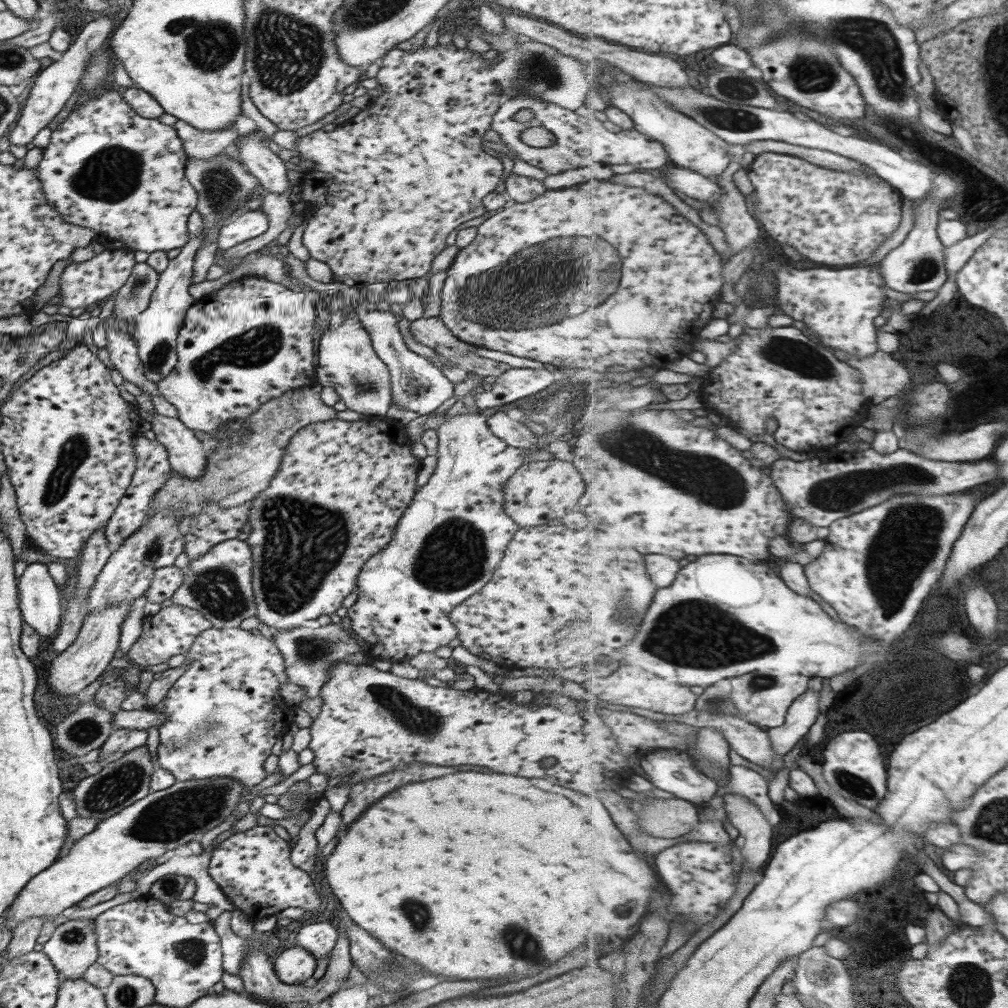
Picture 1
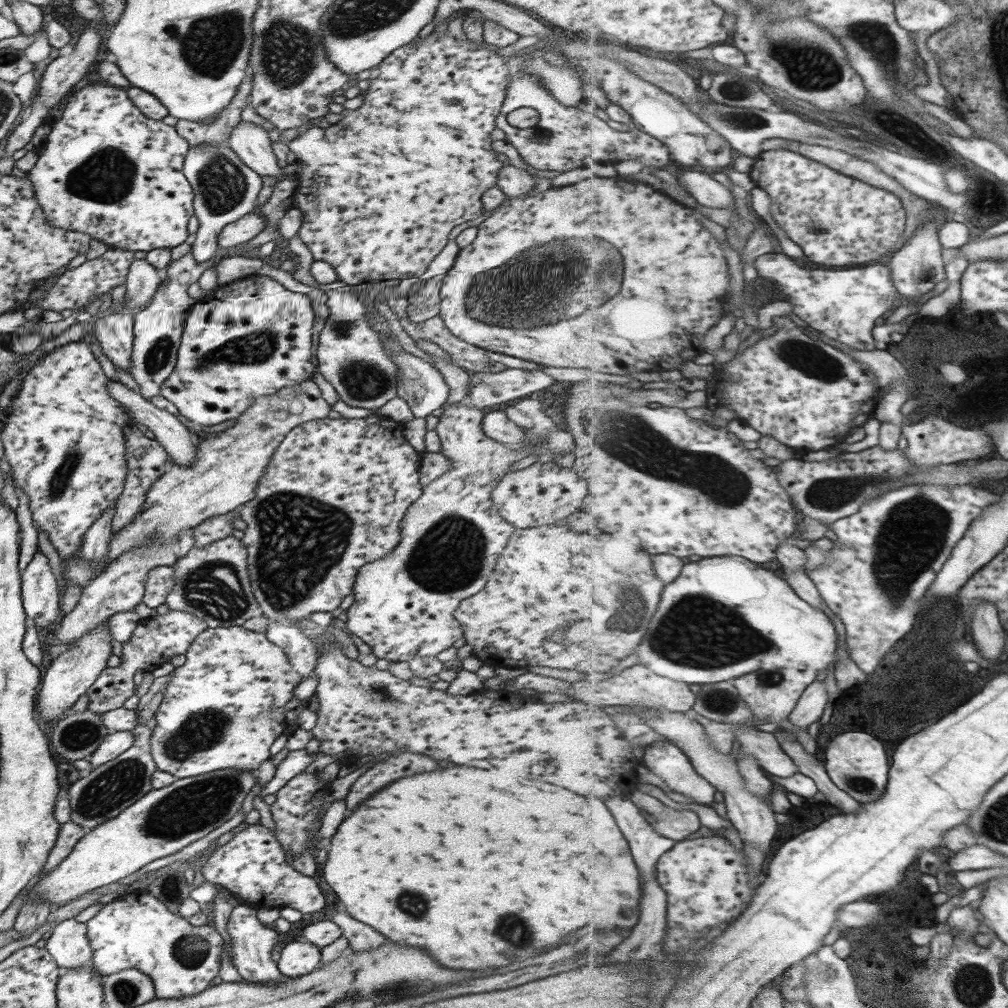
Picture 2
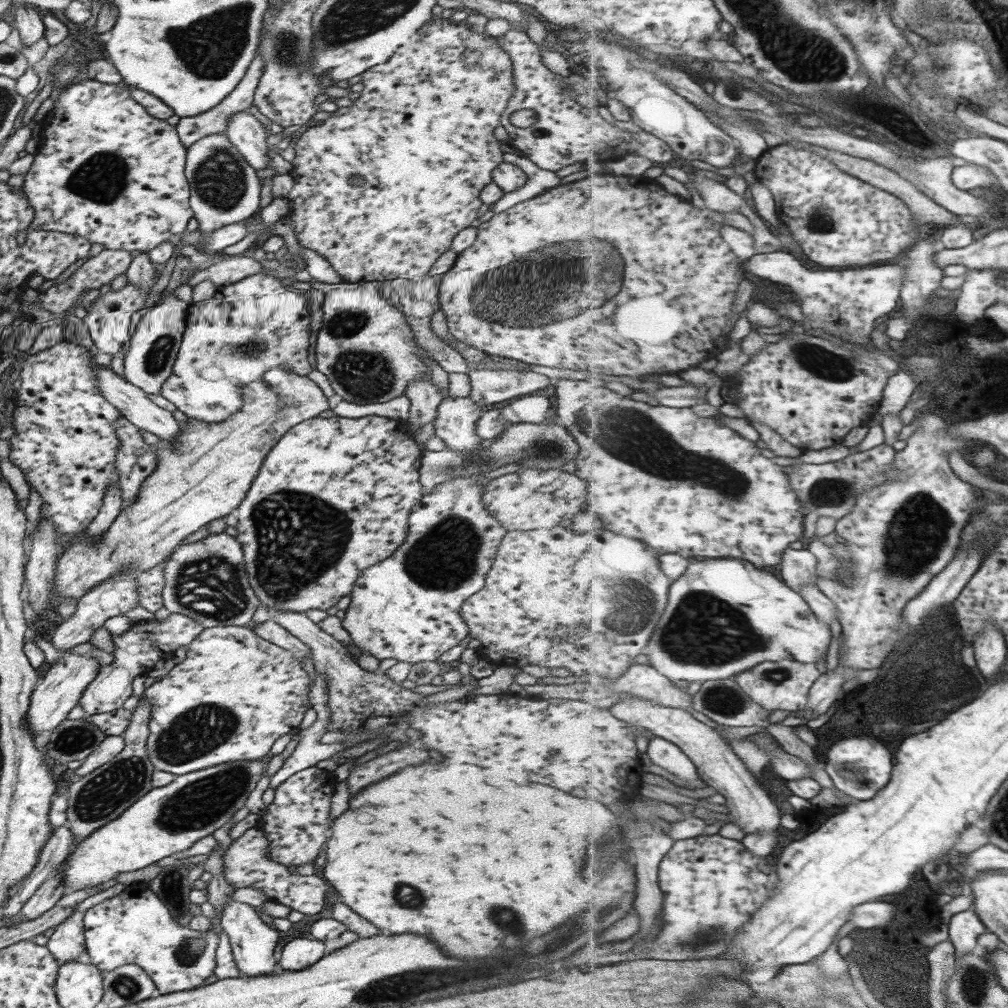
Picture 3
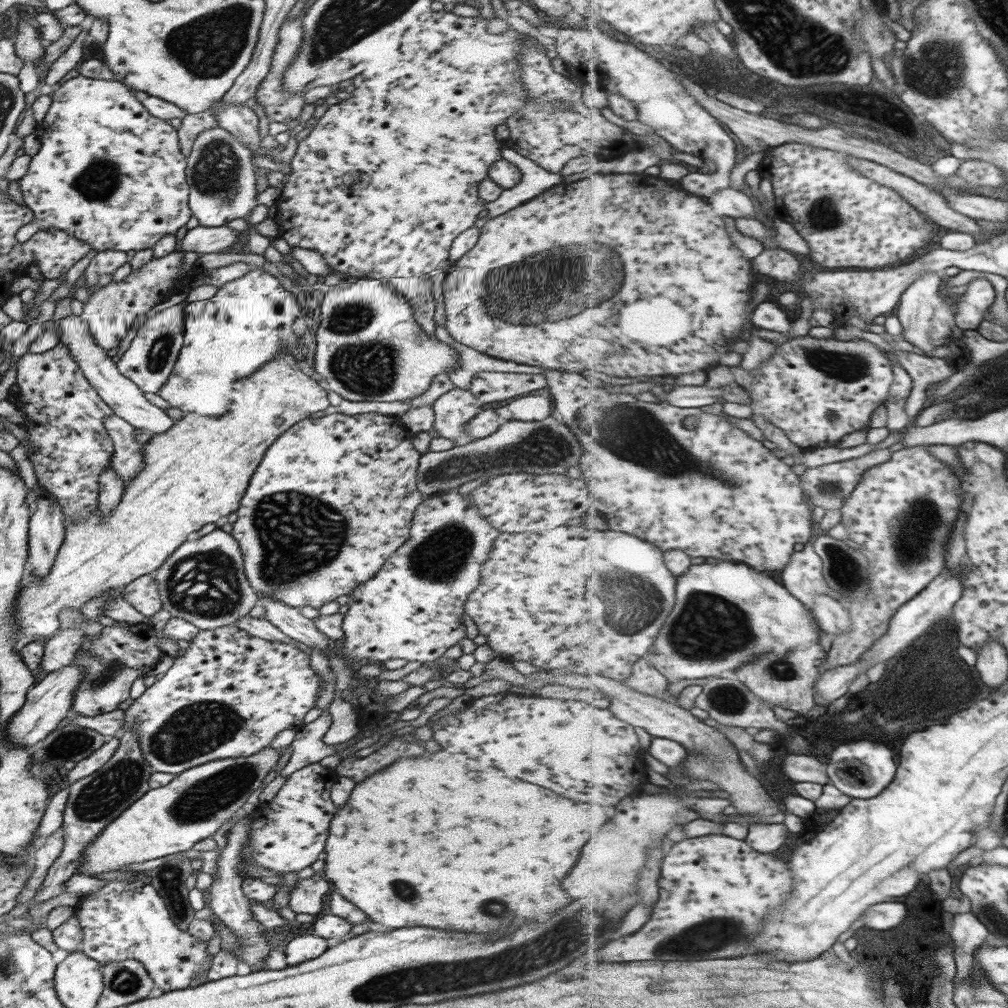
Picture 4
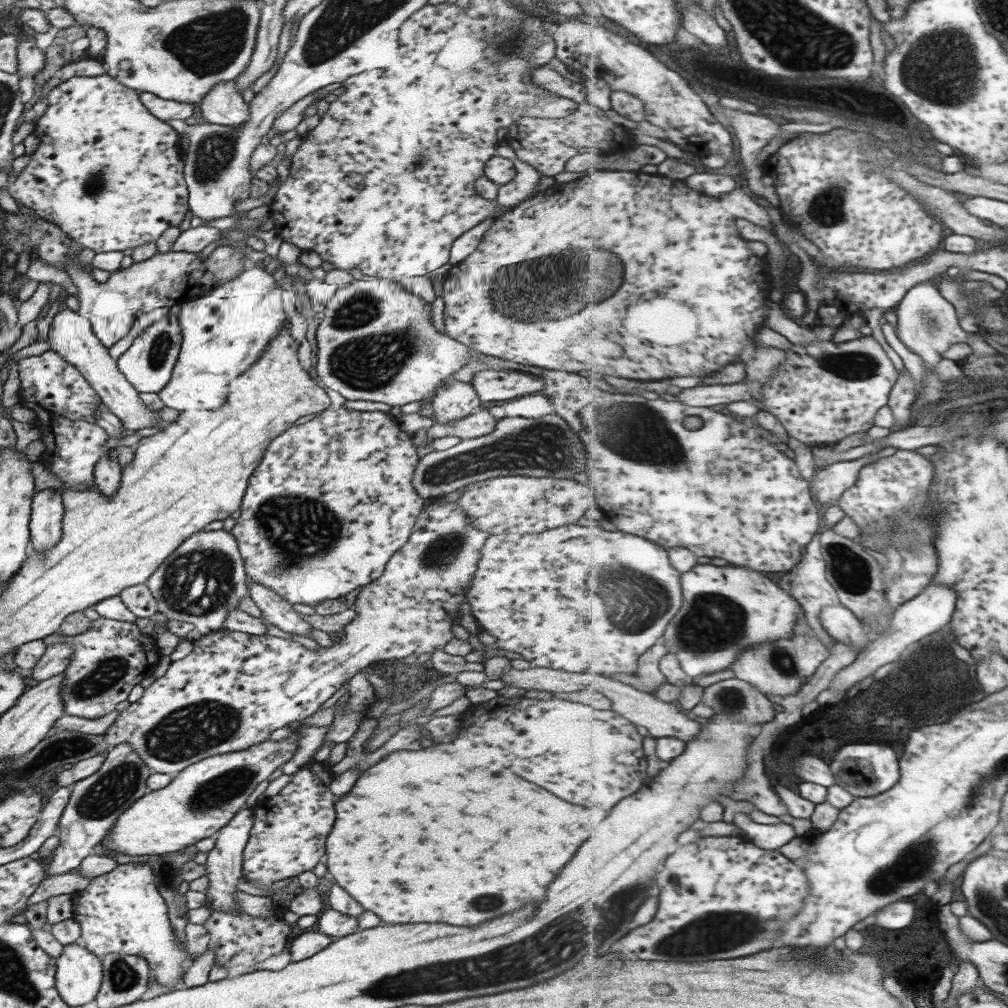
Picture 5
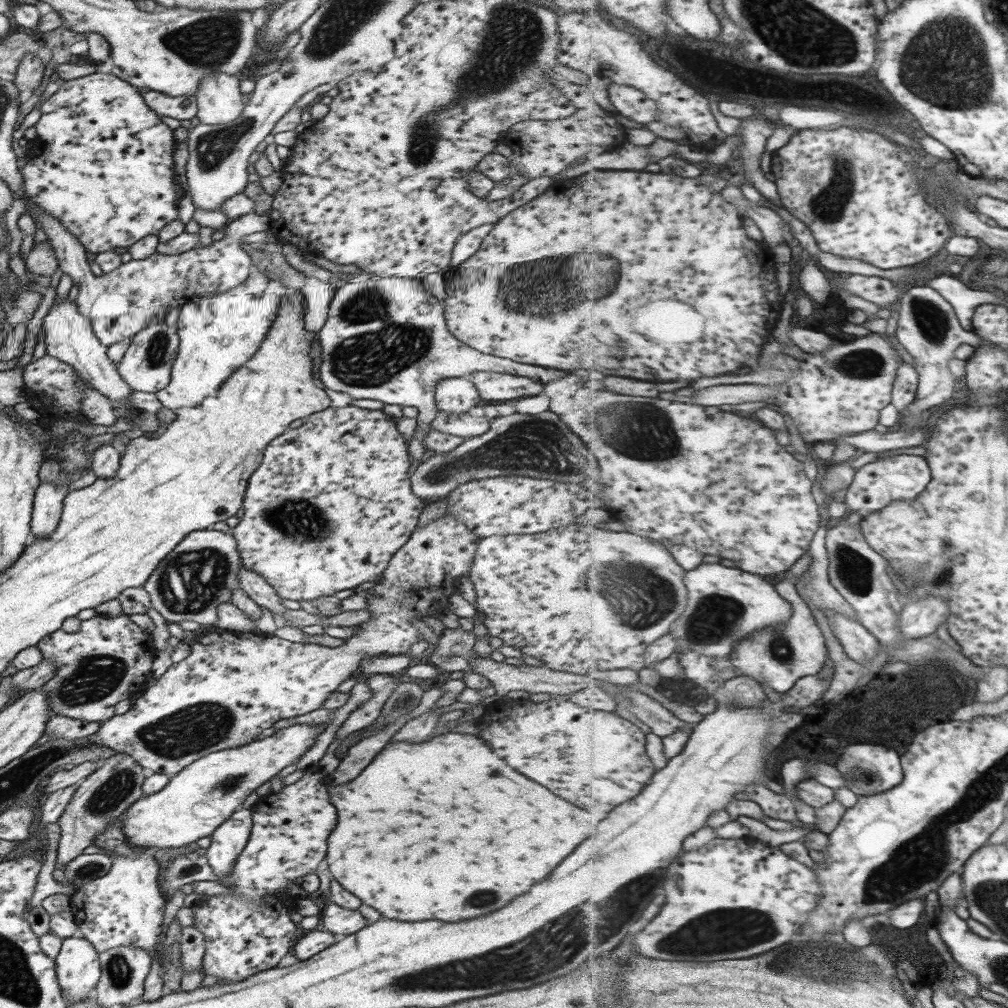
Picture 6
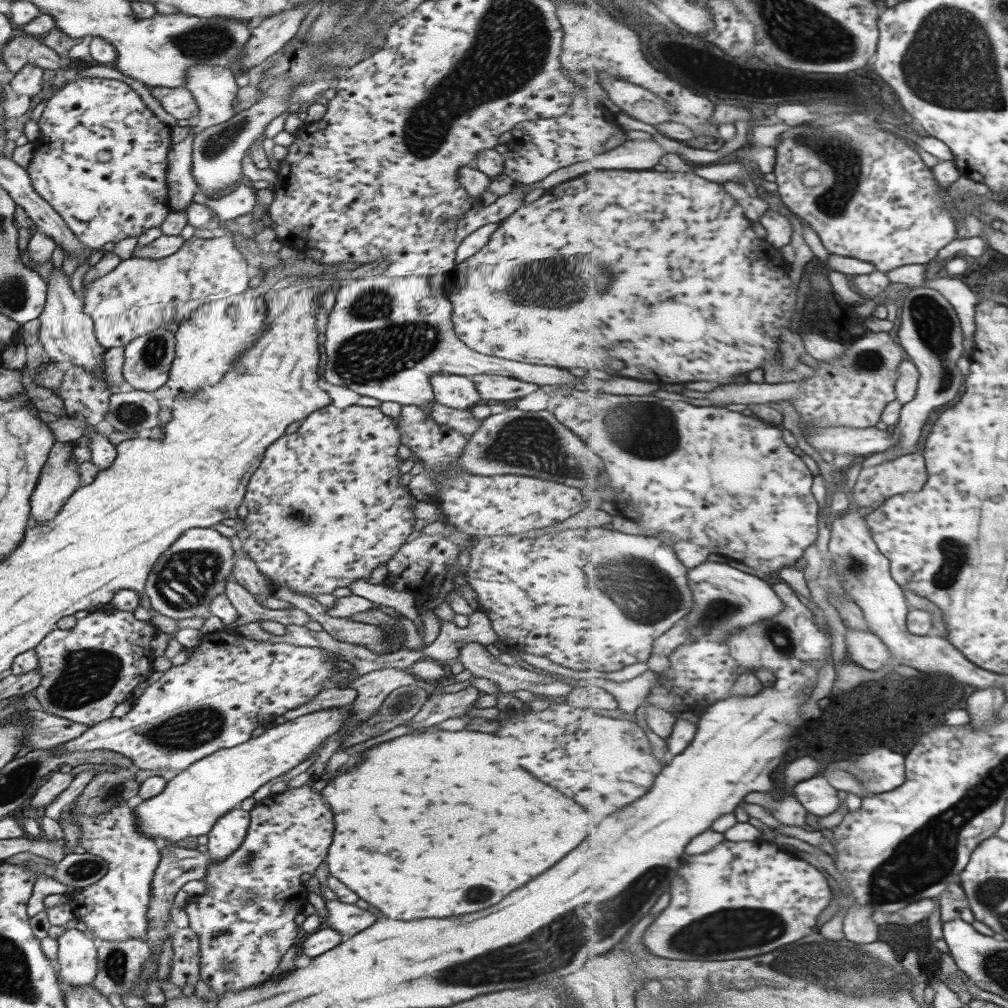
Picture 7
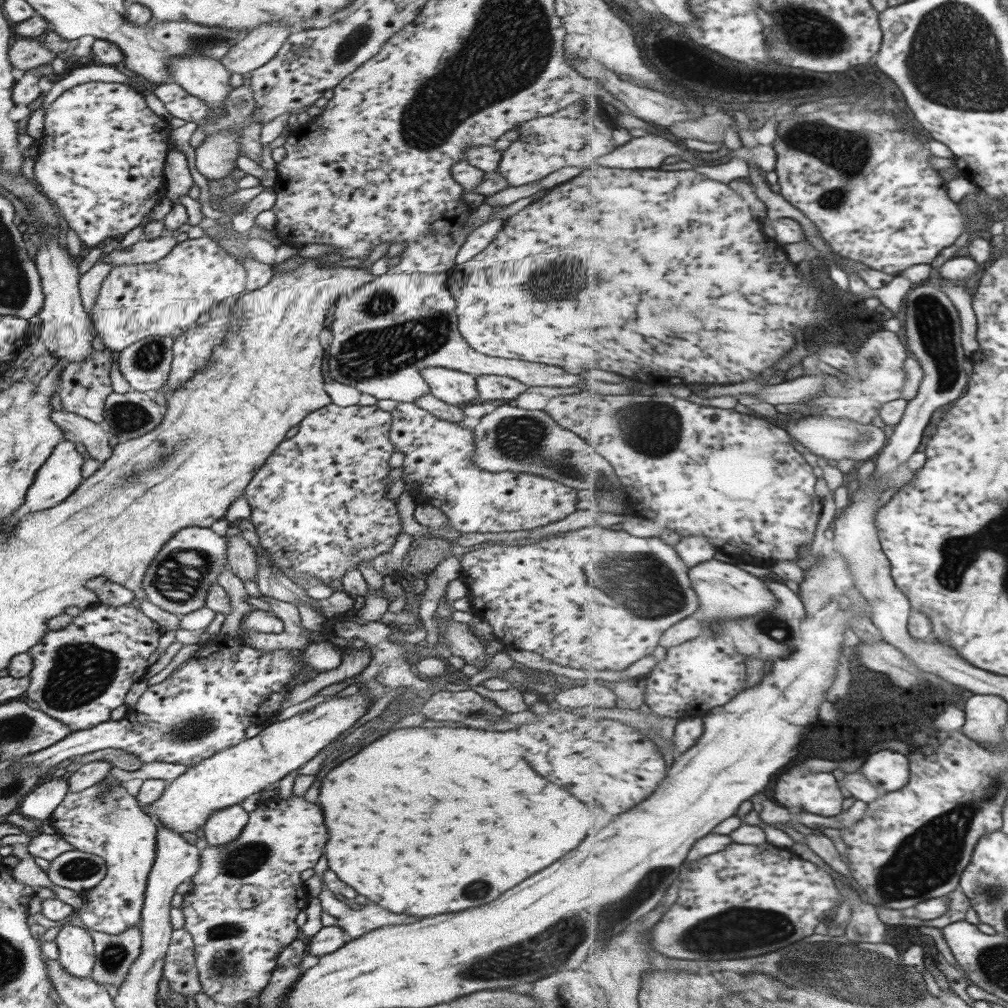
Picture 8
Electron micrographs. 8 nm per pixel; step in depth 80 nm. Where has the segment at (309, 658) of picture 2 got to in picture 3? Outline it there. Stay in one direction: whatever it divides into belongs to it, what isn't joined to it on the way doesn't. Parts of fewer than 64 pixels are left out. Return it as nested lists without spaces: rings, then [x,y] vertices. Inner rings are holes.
[[[271,618],[265,622],[261,622],[261,624],[255,624],[255,626],[250,626],[249,623],[245,627],[251,629],[259,638],[285,650],[290,650],[301,662],[305,656],[310,656],[310,648],[306,644],[303,644],[301,640],[295,638],[288,630],[281,628]]]

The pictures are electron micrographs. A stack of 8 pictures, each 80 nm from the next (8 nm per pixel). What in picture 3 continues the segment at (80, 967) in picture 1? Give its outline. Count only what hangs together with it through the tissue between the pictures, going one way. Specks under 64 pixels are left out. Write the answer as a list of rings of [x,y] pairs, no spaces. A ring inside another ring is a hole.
[[[110,887],[87,897],[75,906],[74,911],[65,920],[54,926],[53,933],[47,939],[46,947],[57,966],[65,964],[65,961],[85,959],[82,916],[88,908],[111,895],[112,888]]]

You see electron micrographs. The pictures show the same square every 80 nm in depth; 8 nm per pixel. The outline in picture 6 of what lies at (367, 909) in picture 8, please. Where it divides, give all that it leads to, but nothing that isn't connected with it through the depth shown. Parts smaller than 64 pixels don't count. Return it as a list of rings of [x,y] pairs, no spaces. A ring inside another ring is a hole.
[[[330,902],[323,906],[319,929],[347,936],[361,930],[367,924],[367,919],[364,919],[359,911],[341,908]]]

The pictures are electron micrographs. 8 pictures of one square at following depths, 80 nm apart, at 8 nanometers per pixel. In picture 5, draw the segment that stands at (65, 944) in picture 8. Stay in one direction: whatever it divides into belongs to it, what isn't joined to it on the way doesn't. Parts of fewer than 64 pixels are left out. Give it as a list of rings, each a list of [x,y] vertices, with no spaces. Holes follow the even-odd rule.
[[[73,942],[62,947],[61,956],[56,959],[54,975],[55,990],[67,1007],[82,1006],[95,999],[101,986],[102,969],[100,960],[82,944]]]

